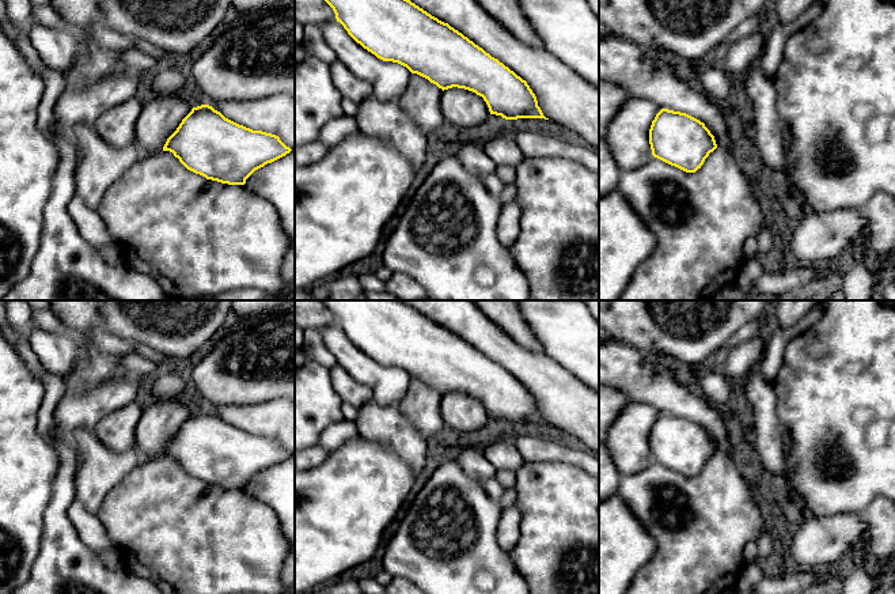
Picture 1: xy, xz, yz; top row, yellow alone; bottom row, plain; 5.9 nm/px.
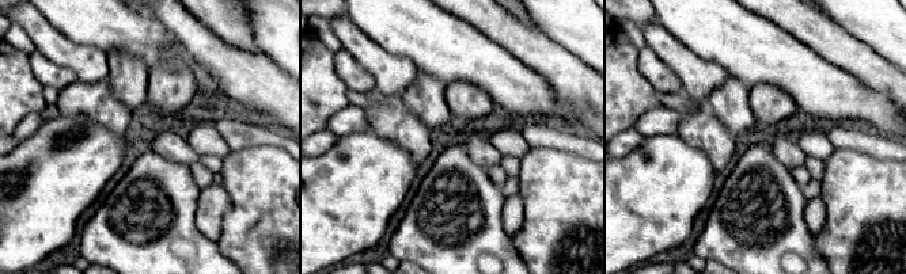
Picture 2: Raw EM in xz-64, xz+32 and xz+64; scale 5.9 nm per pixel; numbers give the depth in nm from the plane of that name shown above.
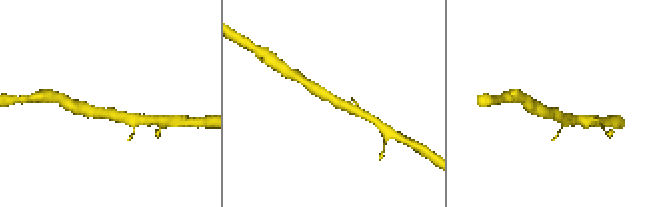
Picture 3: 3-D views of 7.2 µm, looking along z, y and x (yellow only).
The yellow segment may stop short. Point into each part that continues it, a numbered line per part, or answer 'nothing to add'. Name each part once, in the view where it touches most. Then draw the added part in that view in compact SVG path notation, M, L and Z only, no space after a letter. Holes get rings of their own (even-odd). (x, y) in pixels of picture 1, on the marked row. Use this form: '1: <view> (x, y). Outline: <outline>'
nothing to add

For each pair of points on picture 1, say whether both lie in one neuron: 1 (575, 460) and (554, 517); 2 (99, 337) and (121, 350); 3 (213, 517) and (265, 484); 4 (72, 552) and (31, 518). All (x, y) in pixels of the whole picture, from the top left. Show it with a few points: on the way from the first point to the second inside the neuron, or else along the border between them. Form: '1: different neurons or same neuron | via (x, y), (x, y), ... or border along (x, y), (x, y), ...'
1: different neurons | border along (542, 461), (567, 462), (584, 470)
2: same neuron | via (105, 343), (116, 345)
3: different neurons | border along (243, 490), (276, 513)
4: different neurons | border along (50, 496), (44, 514), (40, 552), (34, 559)

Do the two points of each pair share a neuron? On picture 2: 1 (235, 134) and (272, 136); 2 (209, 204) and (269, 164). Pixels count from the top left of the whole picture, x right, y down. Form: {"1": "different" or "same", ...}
{"1": "same", "2": "different"}

